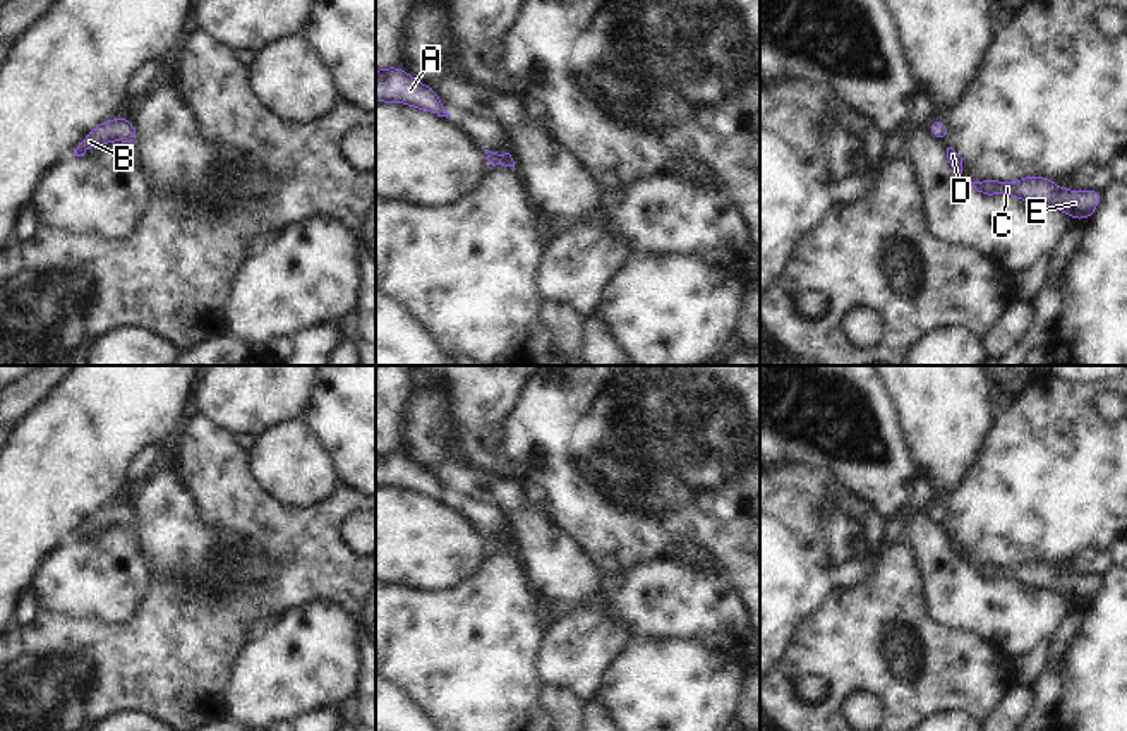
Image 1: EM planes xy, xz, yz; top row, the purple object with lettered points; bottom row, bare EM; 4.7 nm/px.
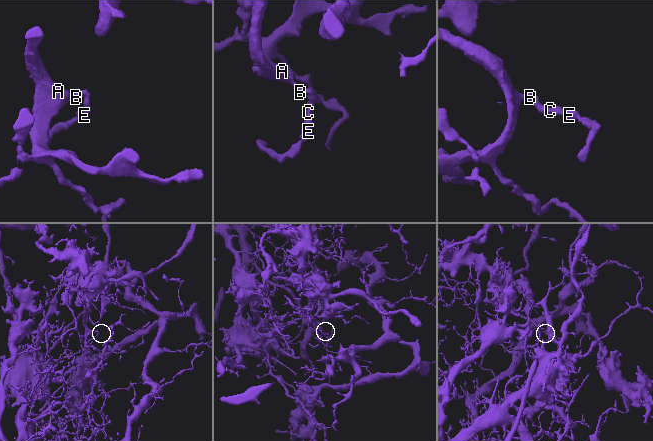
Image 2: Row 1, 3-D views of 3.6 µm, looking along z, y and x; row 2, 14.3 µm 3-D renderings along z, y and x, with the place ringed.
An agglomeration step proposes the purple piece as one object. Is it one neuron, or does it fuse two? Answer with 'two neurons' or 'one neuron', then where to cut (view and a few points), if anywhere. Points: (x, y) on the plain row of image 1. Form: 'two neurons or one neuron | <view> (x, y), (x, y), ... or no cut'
one neuron | no cut

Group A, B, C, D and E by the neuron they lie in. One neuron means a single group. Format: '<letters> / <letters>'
A B C D E

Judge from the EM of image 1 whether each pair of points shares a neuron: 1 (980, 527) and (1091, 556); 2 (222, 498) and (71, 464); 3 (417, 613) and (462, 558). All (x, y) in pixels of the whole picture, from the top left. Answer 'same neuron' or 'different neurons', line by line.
1: different neurons
2: different neurons
3: different neurons

